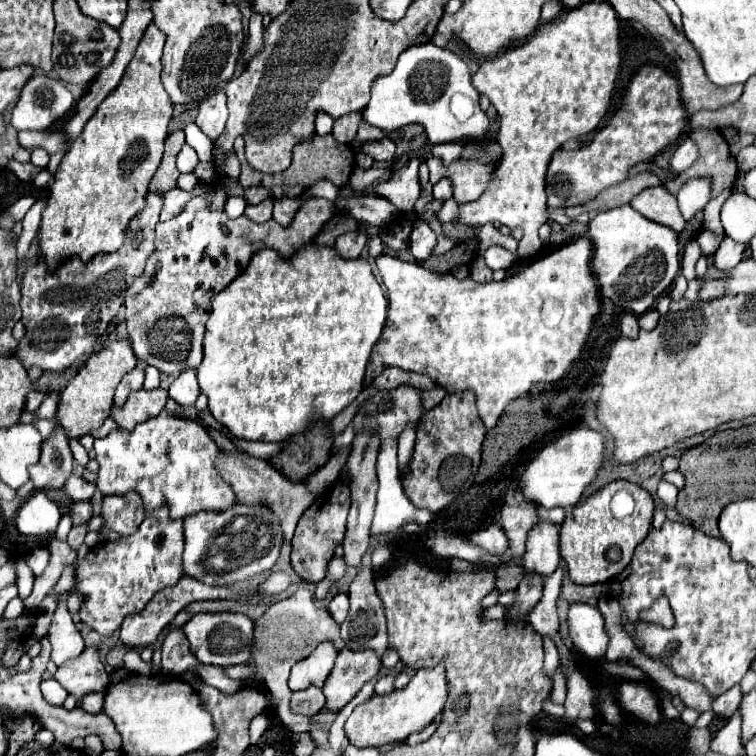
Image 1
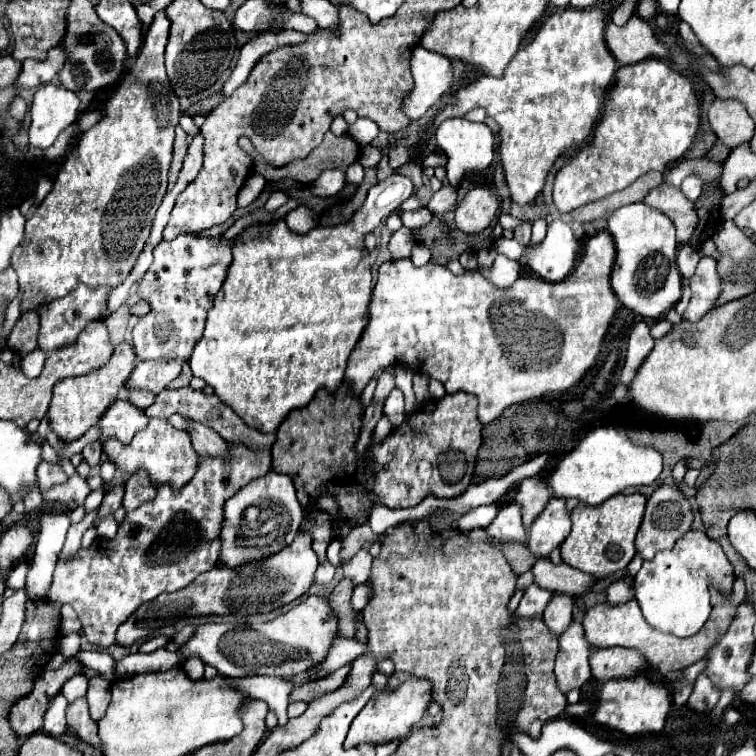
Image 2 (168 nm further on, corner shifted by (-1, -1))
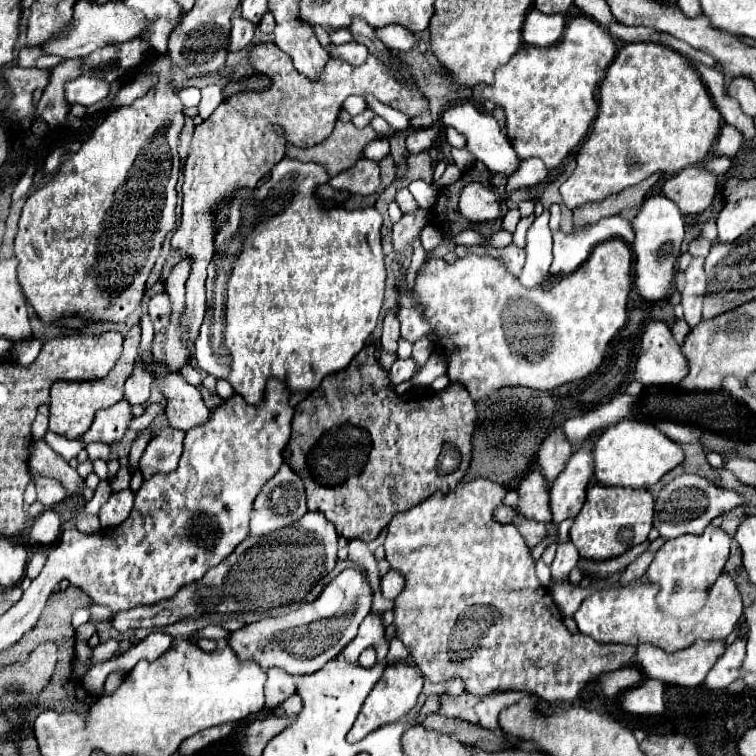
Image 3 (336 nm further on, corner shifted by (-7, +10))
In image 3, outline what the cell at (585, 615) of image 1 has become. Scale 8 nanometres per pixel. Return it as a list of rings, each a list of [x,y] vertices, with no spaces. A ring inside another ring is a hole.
[[[696,640],[692,646],[672,652],[672,654],[668,654],[660,648],[654,648],[650,644],[640,644],[638,654],[636,654],[636,664],[640,666],[640,670],[646,678],[656,678],[656,680],[676,684],[676,686],[698,686],[704,682],[706,674],[716,664],[716,660],[724,654],[724,650],[726,650],[724,640],[708,640],[708,642]]]

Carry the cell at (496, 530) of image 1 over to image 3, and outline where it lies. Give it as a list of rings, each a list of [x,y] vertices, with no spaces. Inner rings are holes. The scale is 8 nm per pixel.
[[[540,470],[530,472],[520,488],[520,502],[518,502],[518,512],[524,514],[526,518],[532,518],[536,522],[550,524],[552,522],[552,512],[550,512],[550,482],[542,476]]]

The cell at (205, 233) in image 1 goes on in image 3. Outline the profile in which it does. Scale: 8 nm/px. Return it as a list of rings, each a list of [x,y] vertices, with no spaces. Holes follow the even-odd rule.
[[[162,292],[162,294],[156,294],[152,296],[152,300],[148,302],[148,314],[154,322],[154,330],[156,332],[164,332],[168,328],[168,316],[170,316],[170,300],[168,296]]]

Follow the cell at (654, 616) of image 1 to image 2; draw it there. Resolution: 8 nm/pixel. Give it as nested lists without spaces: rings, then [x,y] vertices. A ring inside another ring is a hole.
[[[742,579],[734,581],[734,593],[730,597],[724,599],[720,595],[712,595],[714,611],[712,611],[708,623],[696,635],[686,637],[686,639],[680,639],[680,637],[670,635],[670,633],[662,633],[662,631],[654,629],[652,625],[648,625],[648,621],[642,615],[640,605],[636,603],[636,599],[630,599],[630,601],[620,603],[620,605],[600,603],[600,605],[590,607],[586,611],[586,617],[584,617],[584,633],[586,633],[586,639],[588,639],[588,643],[592,647],[614,647],[614,645],[620,645],[620,647],[628,647],[628,649],[640,651],[644,655],[646,663],[652,669],[656,669],[664,677],[668,677],[670,673],[684,671],[688,665],[700,661],[706,655],[706,649],[710,649],[712,643],[716,641],[716,637],[726,631],[730,619],[734,617],[734,609],[744,599],[744,595],[746,595],[746,587],[744,587]]]

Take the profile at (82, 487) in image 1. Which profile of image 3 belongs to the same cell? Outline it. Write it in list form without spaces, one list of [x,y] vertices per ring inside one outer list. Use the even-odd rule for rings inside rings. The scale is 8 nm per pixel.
[[[34,476],[34,486],[36,488],[37,500],[46,507],[57,504],[66,496],[62,484],[58,484],[58,480],[48,477]]]

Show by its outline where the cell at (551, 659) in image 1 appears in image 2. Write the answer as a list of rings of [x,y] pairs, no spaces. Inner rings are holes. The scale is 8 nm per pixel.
[[[554,593],[550,605],[546,607],[542,619],[546,623],[546,627],[556,635],[560,637],[568,625],[572,623],[572,597],[570,595],[562,595],[562,593]]]

